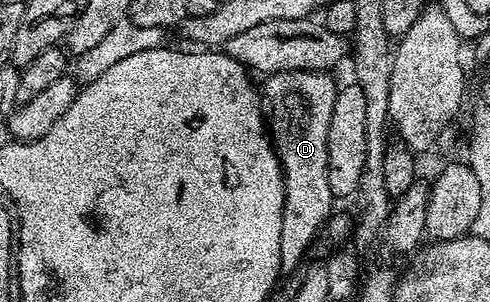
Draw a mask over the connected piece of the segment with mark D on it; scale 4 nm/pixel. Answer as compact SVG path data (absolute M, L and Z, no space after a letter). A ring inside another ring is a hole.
M283 70L280 74L272 74L266 79L267 82L261 86L261 94L269 107L269 133L275 148L275 154L279 157L279 163L283 169L283 183L285 184L285 208L283 209L283 227L281 228L281 267L284 271L291 270L307 254L311 241L320 237L324 224L333 213L333 199L329 188L329 120L333 117L333 100L337 93L337 85L331 79L332 75L327 72L316 72L314 70Z

